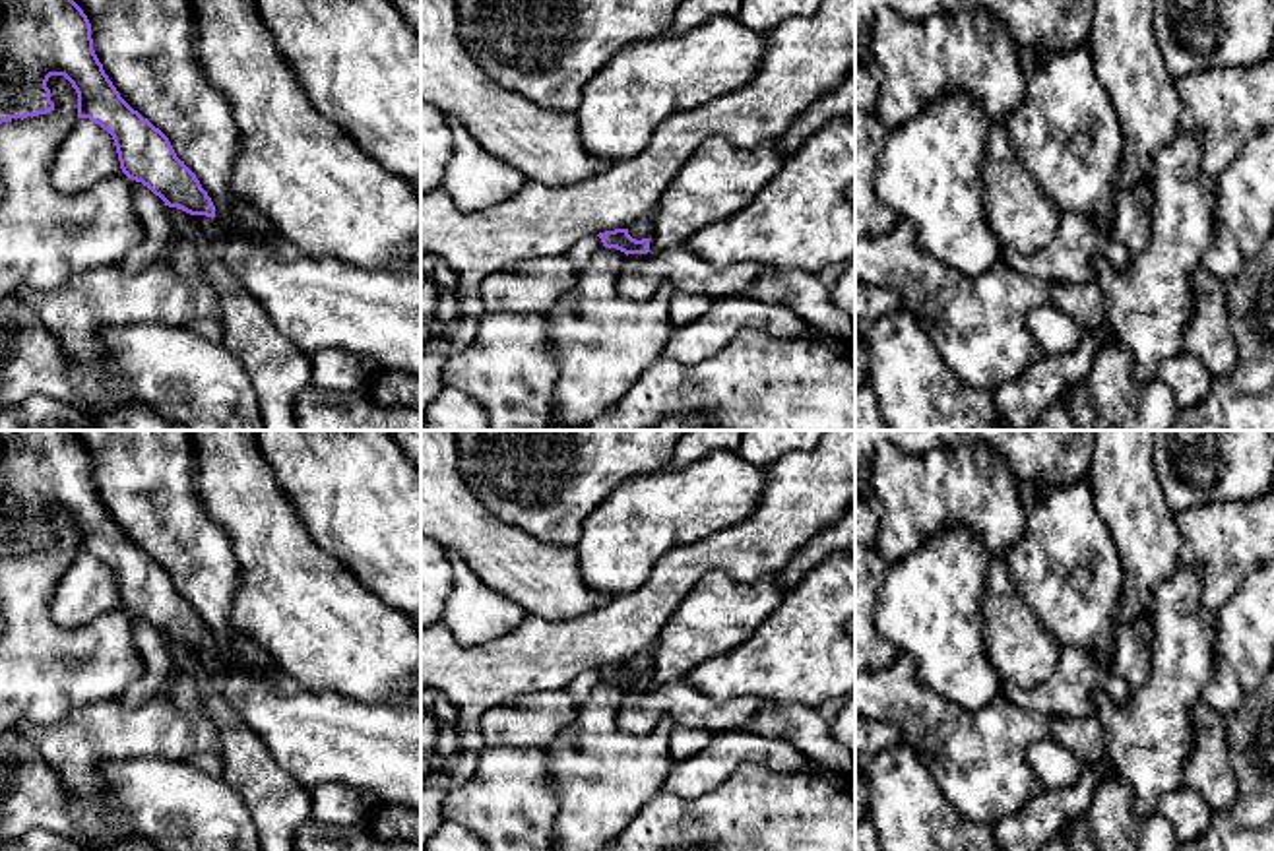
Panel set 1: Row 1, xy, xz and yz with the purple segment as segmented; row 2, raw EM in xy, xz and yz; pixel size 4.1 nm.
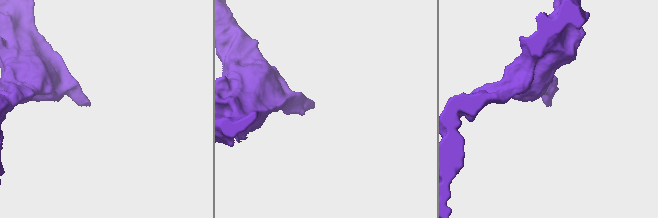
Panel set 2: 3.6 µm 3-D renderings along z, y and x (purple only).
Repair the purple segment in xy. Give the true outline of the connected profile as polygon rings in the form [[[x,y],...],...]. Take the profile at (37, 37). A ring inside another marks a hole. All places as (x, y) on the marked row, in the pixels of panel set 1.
[[[0,0],[0,124],[54,110],[47,81],[64,76],[78,93],[78,118],[107,130],[122,173],[147,186],[165,205],[190,215],[215,217],[215,205],[196,174],[180,161],[169,138],[134,110],[103,70],[91,39],[91,23],[74,0]]]

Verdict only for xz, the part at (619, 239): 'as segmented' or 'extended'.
extended

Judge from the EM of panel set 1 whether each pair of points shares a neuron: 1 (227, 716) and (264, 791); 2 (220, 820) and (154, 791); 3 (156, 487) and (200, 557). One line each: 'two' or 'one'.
1: one
2: one
3: one

